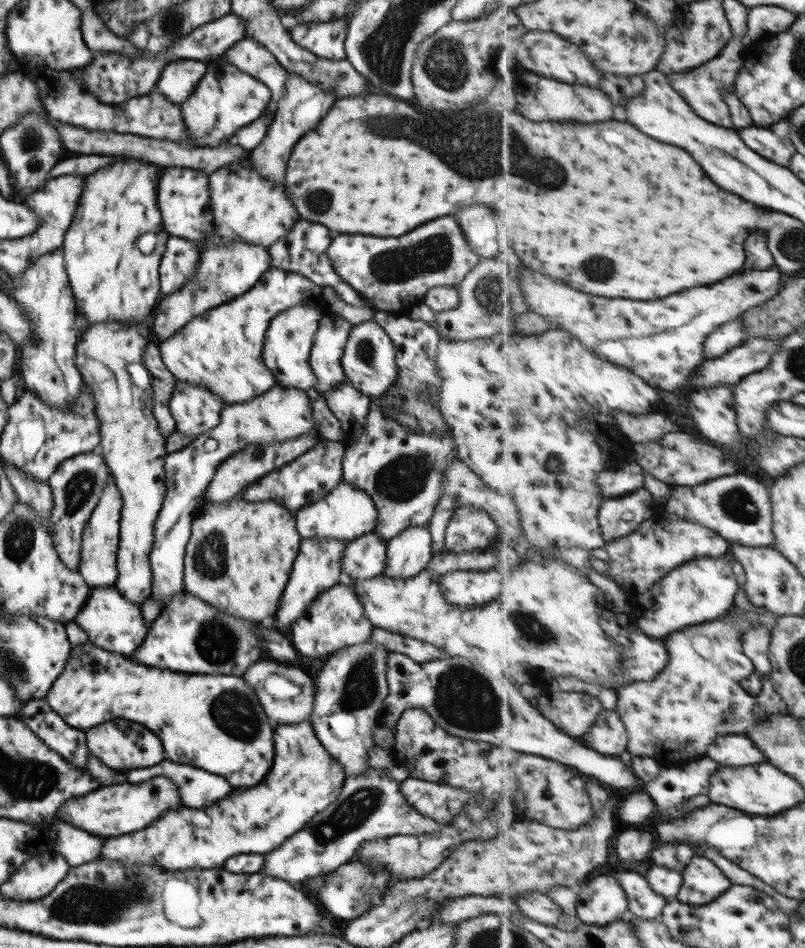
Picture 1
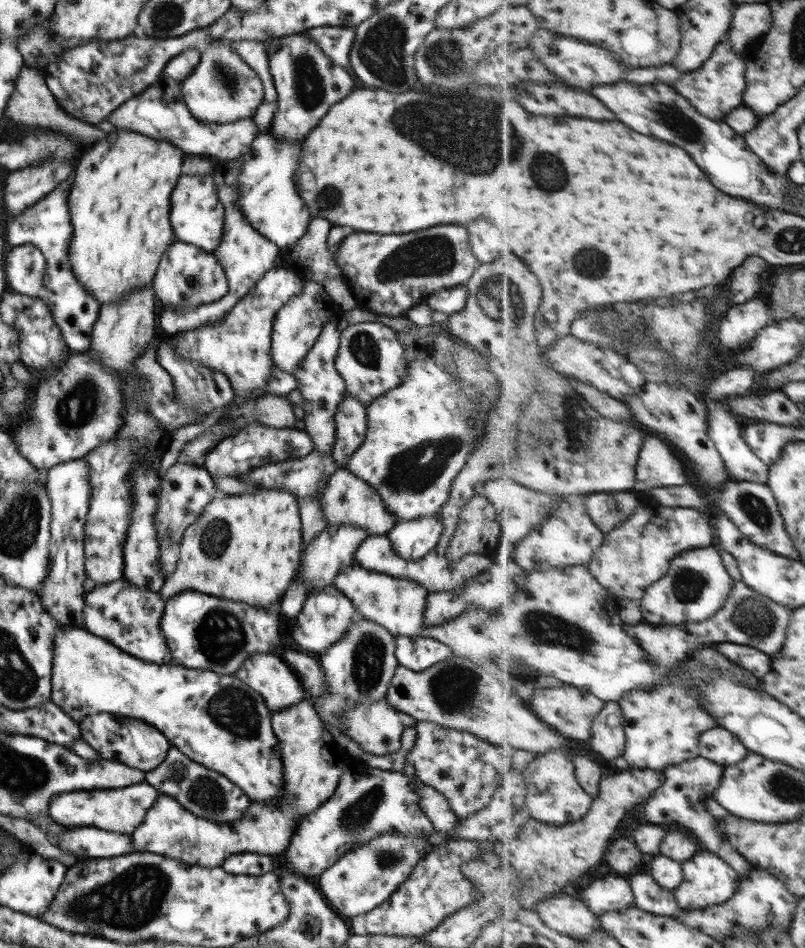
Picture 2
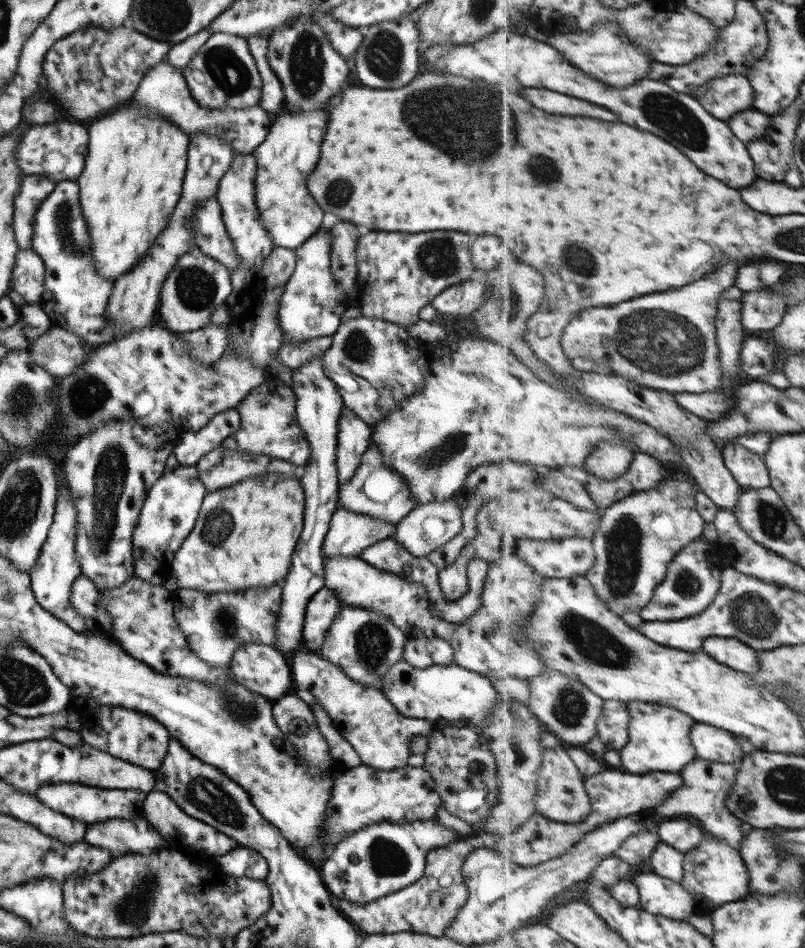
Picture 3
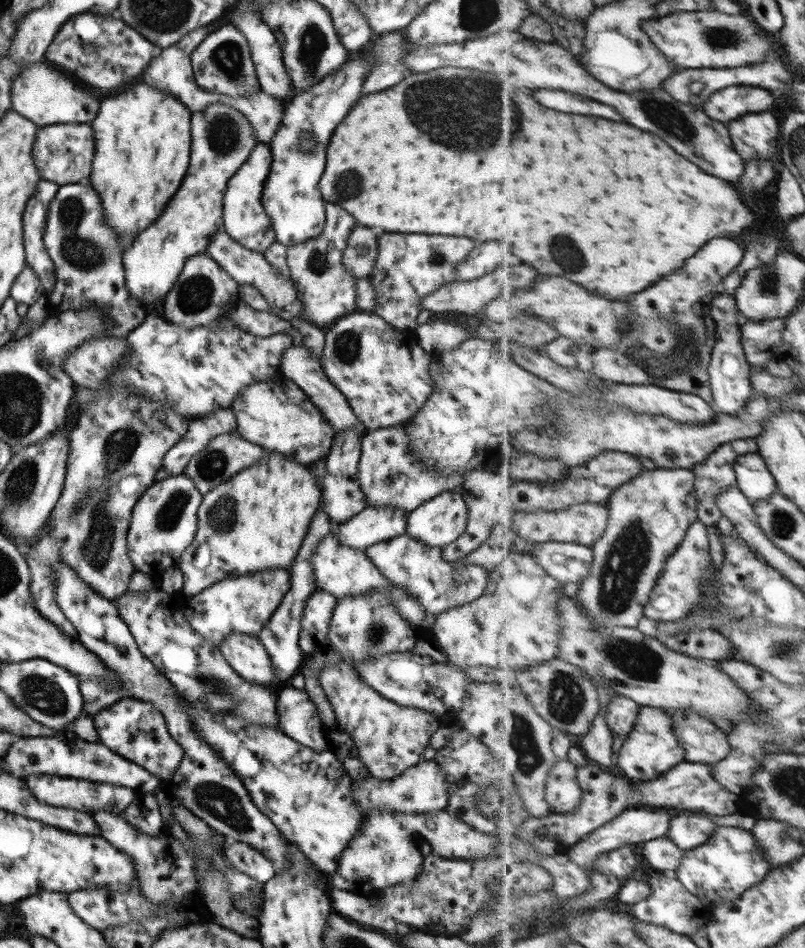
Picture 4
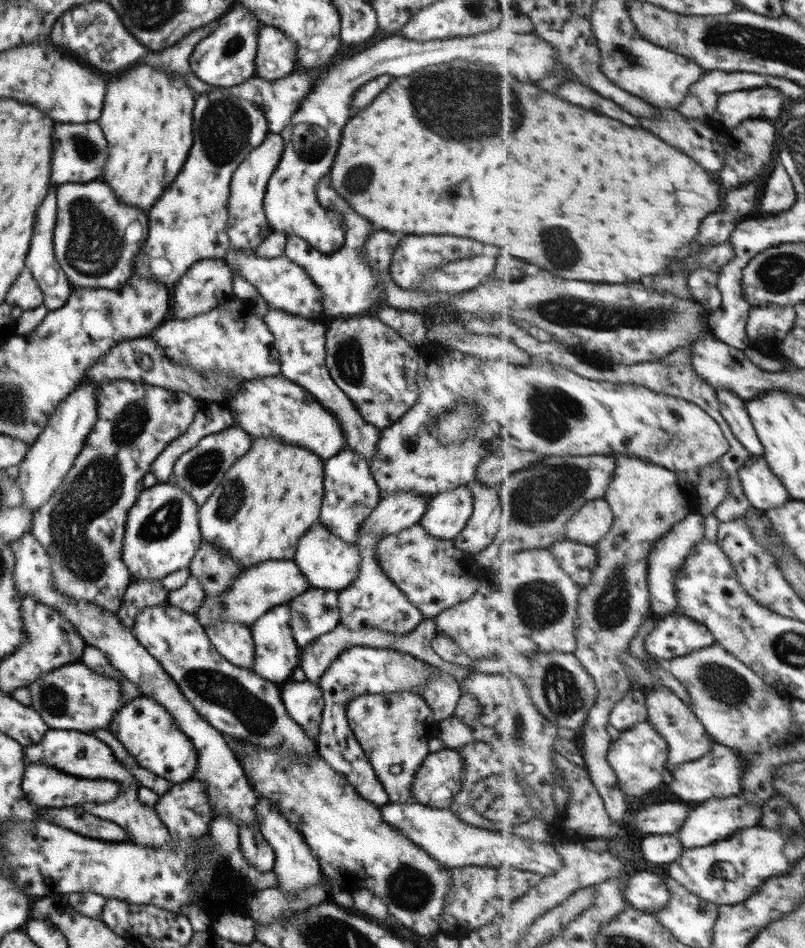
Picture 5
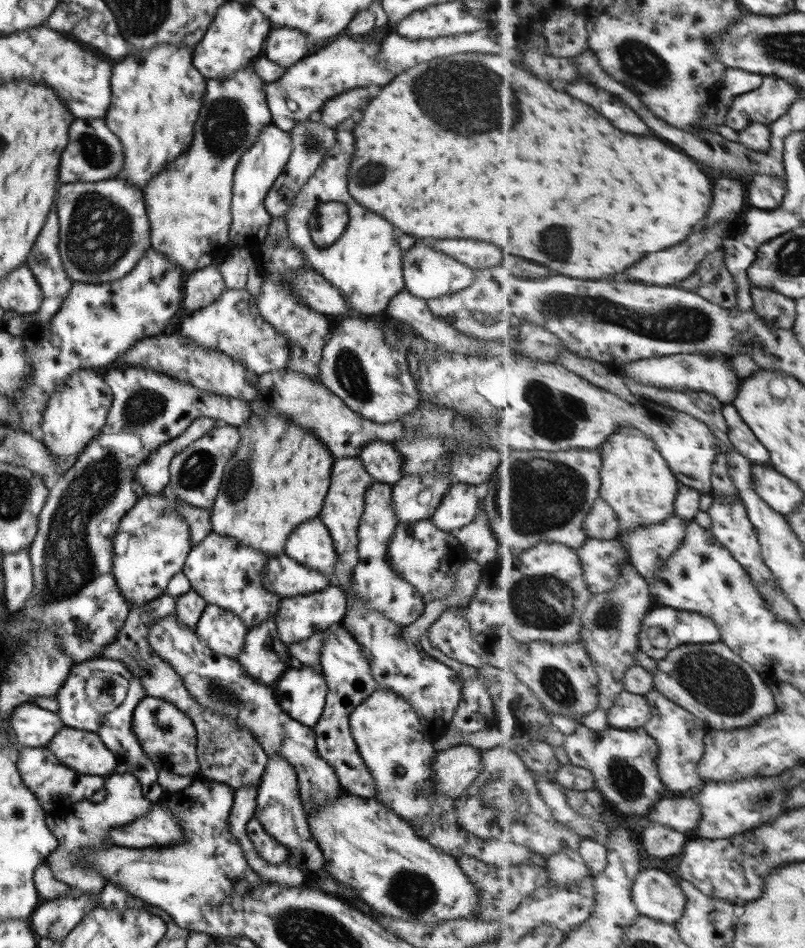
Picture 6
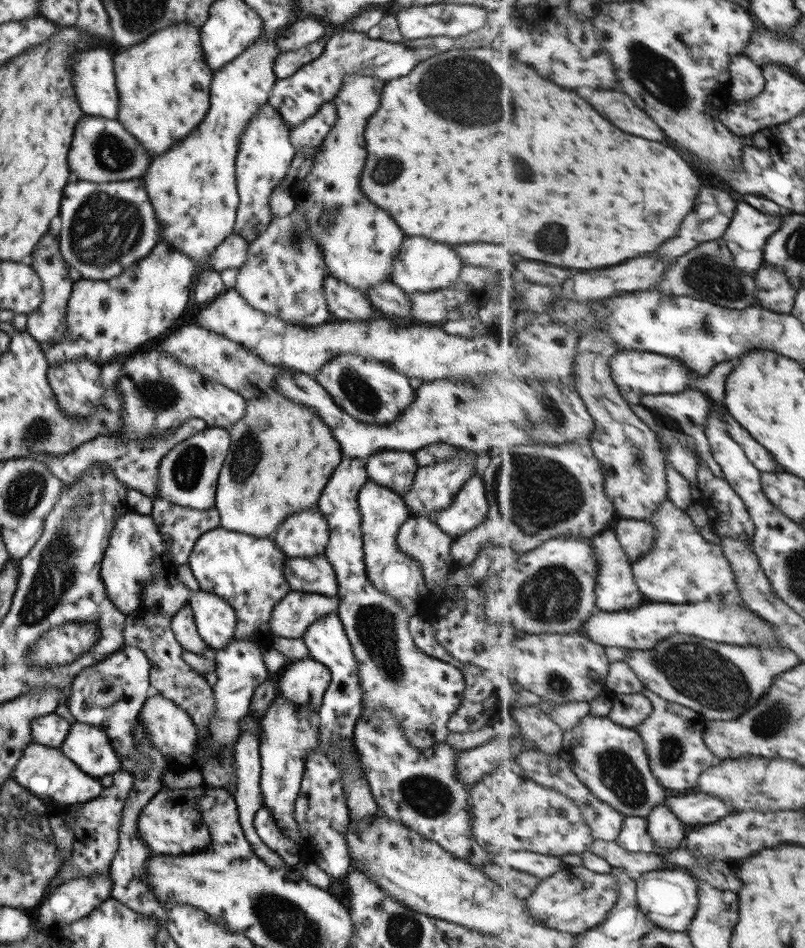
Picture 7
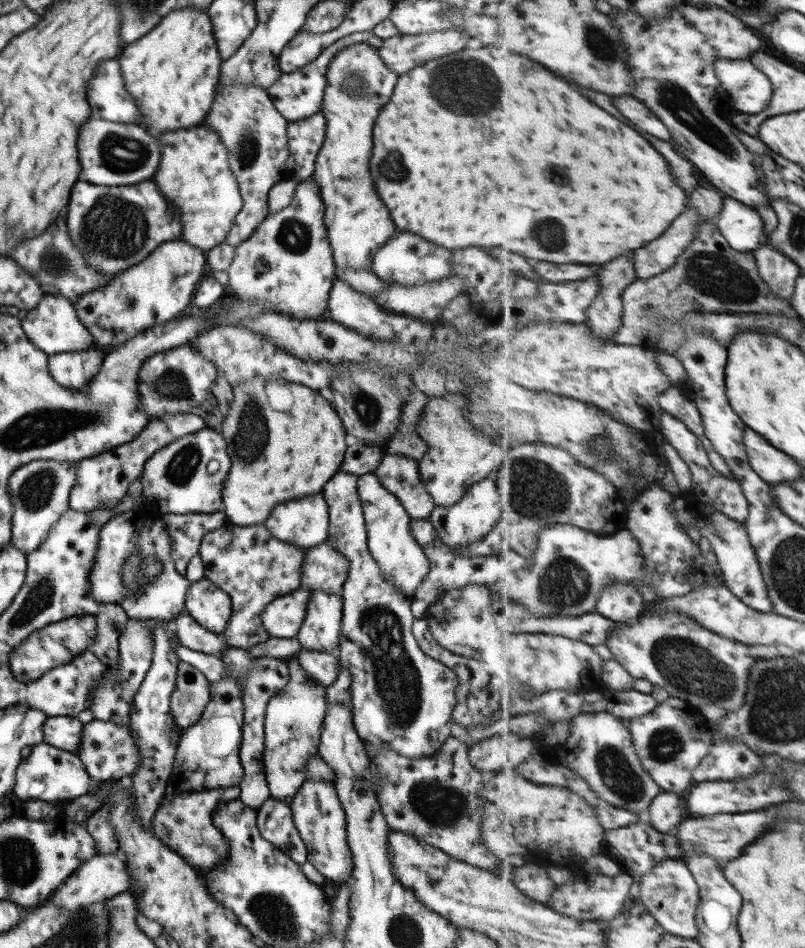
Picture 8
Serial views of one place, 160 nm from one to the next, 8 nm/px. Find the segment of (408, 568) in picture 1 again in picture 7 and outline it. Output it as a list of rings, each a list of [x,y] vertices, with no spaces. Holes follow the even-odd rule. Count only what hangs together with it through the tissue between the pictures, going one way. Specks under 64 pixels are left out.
[[[477,475],[459,488],[449,506],[430,512],[427,518],[452,540],[477,526],[485,518],[487,509],[485,487]]]

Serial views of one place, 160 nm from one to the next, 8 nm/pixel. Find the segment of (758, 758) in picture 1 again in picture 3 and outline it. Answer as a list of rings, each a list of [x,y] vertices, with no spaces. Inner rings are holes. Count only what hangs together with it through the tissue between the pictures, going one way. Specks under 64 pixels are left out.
[[[696,722],[692,728],[692,741],[696,746],[697,759],[736,764],[747,756],[732,732],[709,723]]]

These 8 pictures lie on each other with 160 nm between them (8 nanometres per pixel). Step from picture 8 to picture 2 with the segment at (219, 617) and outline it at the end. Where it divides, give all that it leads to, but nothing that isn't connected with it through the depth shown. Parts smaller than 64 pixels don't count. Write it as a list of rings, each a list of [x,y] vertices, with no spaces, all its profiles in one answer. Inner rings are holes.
[[[254,652],[234,675],[255,690],[271,712],[277,712],[307,698],[300,682],[278,653]]]

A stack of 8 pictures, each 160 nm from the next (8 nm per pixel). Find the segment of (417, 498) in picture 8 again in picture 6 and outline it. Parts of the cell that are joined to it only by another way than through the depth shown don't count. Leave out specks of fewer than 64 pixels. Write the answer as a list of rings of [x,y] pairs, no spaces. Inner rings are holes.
[[[381,440],[367,442],[359,450],[357,457],[362,462],[365,472],[374,481],[392,486],[403,477],[401,455],[393,449],[393,446]]]

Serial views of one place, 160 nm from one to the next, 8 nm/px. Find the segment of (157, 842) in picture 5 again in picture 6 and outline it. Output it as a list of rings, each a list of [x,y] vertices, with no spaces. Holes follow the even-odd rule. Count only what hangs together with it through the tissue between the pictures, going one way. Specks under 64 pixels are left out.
[[[110,773],[104,781],[105,797],[103,801],[92,802],[90,800],[77,801],[72,807],[71,812],[63,817],[50,817],[46,815],[44,818],[45,826],[49,832],[58,840],[58,846],[48,855],[47,865],[51,869],[55,880],[68,884],[71,889],[83,891],[85,893],[99,894],[106,885],[102,876],[92,870],[86,868],[80,858],[76,856],[76,852],[81,847],[87,852],[87,846],[95,844],[104,844],[104,839],[97,835],[101,835],[111,827],[120,827],[133,822],[140,816],[145,816],[152,807],[152,802],[147,800],[141,792],[139,781],[133,776],[125,773],[118,775]]]

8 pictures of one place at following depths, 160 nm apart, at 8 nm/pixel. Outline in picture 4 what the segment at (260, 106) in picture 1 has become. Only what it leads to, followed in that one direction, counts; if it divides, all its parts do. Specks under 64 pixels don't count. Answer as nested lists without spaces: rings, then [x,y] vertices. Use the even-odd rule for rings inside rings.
[[[223,24],[203,37],[189,55],[195,84],[206,90],[226,96],[249,96],[260,86],[245,37],[231,24]]]

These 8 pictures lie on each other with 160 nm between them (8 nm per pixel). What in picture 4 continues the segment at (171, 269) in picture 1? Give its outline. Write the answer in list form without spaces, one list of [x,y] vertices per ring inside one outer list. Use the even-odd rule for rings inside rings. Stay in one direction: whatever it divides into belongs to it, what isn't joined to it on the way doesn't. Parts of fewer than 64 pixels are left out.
[[[206,253],[189,256],[173,286],[157,304],[156,313],[187,329],[208,325],[237,304],[238,284]]]

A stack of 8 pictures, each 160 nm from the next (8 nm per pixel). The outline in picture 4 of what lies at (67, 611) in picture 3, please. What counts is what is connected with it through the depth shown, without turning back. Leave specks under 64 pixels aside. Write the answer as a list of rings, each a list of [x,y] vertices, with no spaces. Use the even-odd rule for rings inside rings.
[[[42,533],[37,544],[24,558],[30,574],[29,592],[34,607],[43,618],[52,622],[66,635],[73,637],[77,634],[75,627],[63,616],[55,600],[55,583],[52,564],[60,562],[59,549],[55,539],[49,533]]]

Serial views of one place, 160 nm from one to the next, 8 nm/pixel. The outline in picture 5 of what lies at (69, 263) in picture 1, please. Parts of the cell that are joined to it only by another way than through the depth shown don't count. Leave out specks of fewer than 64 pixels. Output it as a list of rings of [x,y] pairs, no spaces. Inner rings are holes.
[[[141,62],[121,76],[113,76],[107,82],[103,108],[96,123],[107,140],[107,160],[96,180],[104,182],[123,204],[137,206],[139,210],[149,210],[181,170],[183,162],[192,147],[192,110],[194,98],[192,90],[183,81],[183,77],[163,73],[155,66]]]

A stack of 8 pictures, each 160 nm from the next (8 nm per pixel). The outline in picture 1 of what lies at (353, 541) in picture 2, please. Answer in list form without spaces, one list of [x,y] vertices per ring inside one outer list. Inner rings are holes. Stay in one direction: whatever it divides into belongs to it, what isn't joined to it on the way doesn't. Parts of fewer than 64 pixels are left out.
[[[305,538],[300,543],[298,554],[292,562],[292,569],[278,600],[273,614],[274,626],[280,632],[289,632],[290,626],[306,610],[309,603],[326,588],[343,581],[341,560],[345,554],[347,541],[334,538]]]

